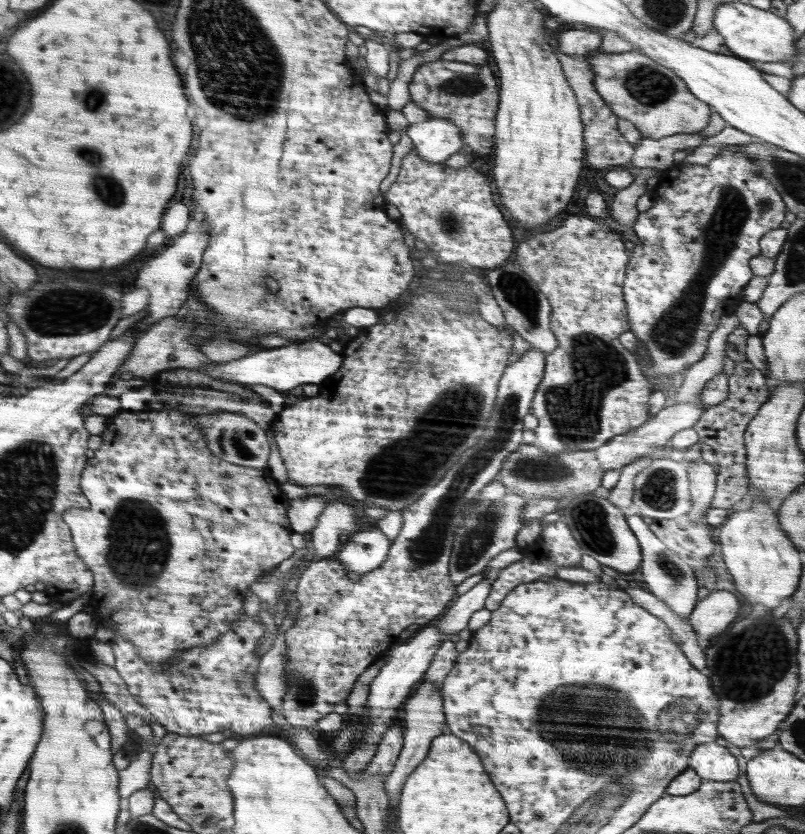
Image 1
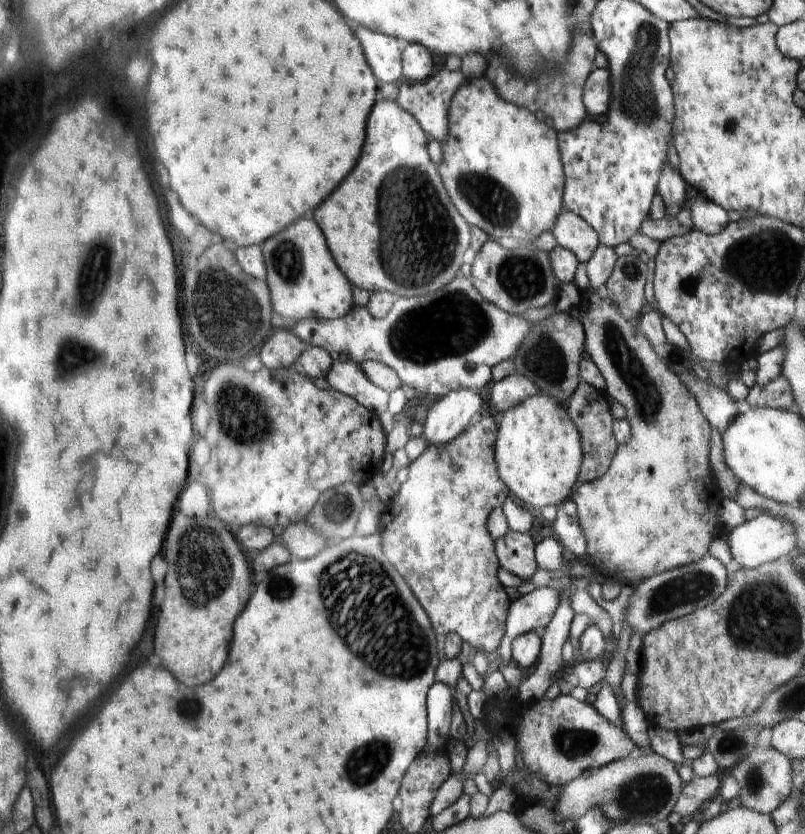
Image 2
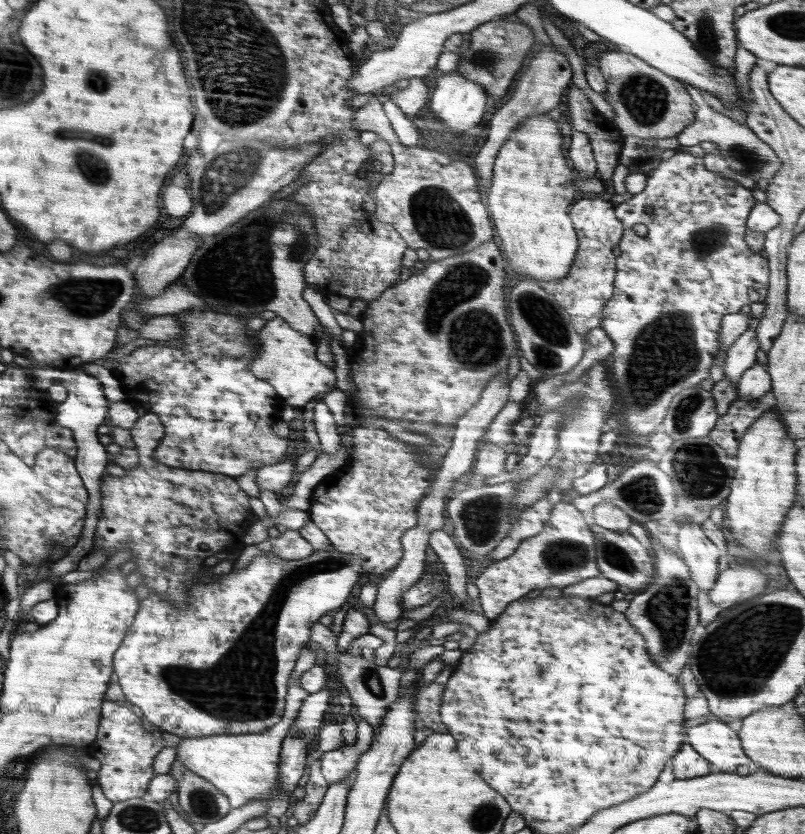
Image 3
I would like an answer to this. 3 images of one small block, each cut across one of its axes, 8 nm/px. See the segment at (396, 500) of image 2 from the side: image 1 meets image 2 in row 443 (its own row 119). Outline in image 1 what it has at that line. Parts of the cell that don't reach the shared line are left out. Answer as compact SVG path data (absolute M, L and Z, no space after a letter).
M438 59L434 62L423 64L416 70L410 80L410 100L427 111L430 117L448 118L452 123L462 129L462 142L472 148L472 152L484 156L493 150L494 146L494 122L499 109L499 86L496 84L496 76L488 63L484 66L468 65L465 62L447 61Z

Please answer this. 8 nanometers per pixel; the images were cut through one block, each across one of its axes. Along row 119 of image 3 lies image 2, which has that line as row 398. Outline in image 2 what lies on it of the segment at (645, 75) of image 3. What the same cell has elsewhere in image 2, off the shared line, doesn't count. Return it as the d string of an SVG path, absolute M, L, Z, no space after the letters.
M588 288L588 290L583 291L583 301L579 305L578 314L579 321L583 324L584 332L586 333L586 355L594 361L598 370L602 373L605 380L606 394L622 404L623 410L626 412L627 421L632 430L632 440L628 440L628 442L622 444L622 446L618 445L616 454L614 458L612 458L612 464L610 464L610 468L608 468L606 474L604 474L602 478L576 485L571 492L570 498L574 500L574 504L576 504L580 528L582 528L582 532L584 532L586 542L588 542L586 555L584 555L583 558L587 560L590 569L592 571L596 570L596 572L604 576L605 579L623 581L623 584L636 587L639 582L650 578L650 576L660 574L667 570L677 569L680 568L680 566L691 565L692 562L698 562L698 560L706 554L708 545L712 540L715 538L727 537L728 531L724 528L724 524L718 520L719 506L724 498L720 488L718 488L716 484L716 480L713 478L713 472L711 471L711 464L709 461L712 426L708 420L706 420L704 414L702 414L700 407L696 404L696 400L694 400L694 397L690 394L690 390L684 386L684 382L664 364L664 361L652 348L651 342L640 332L635 319L625 315L625 313L610 303L608 299L600 297L596 288Z

